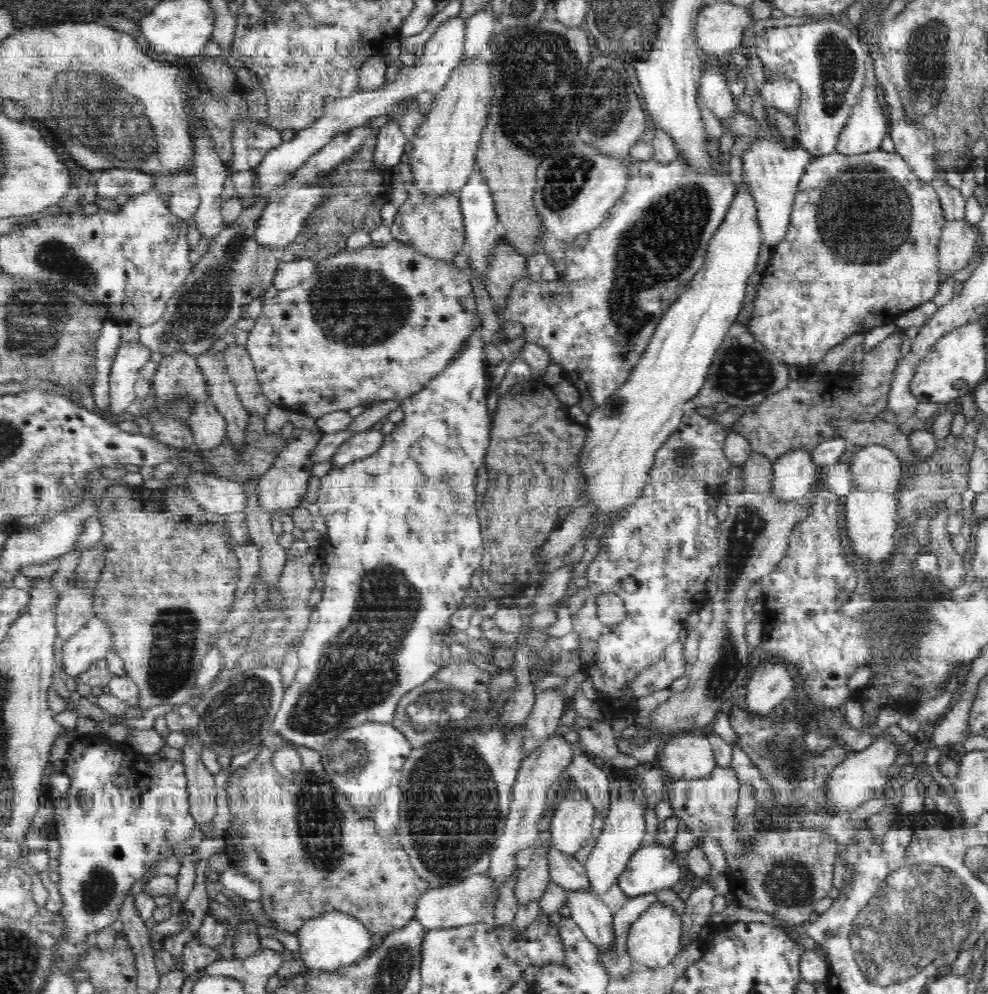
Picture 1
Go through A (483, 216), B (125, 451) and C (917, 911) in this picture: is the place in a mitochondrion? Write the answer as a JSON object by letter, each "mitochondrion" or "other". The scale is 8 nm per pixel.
{"A":"other","B":"other","C":"mitochondrion"}

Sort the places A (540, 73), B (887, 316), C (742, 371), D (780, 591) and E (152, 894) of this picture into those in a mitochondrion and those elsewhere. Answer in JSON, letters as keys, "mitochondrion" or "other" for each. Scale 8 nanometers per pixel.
{"A":"mitochondrion","B":"other","C":"mitochondrion","D":"other","E":"other"}

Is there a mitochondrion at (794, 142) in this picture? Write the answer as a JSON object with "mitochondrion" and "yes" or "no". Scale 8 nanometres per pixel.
{"mitochondrion":"no"}

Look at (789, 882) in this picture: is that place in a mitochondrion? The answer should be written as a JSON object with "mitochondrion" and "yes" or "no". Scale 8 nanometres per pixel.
{"mitochondrion":"yes"}

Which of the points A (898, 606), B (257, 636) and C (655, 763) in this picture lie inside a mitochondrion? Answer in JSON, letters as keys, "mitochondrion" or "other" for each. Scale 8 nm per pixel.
{"A":"mitochondrion","B":"other","C":"other"}

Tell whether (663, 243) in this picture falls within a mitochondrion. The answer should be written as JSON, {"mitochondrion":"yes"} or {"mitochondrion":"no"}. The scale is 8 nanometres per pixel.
{"mitochondrion":"yes"}

